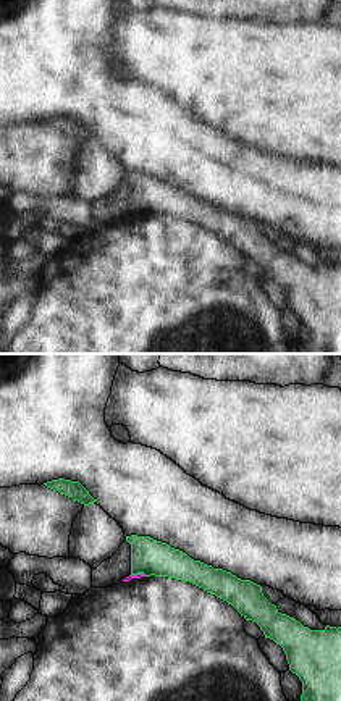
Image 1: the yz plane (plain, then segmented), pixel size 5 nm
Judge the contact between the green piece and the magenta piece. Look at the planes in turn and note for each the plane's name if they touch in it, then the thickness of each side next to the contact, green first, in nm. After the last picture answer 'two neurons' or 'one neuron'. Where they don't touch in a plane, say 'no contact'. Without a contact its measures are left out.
contact in yz; calibres 180 and 20 nm

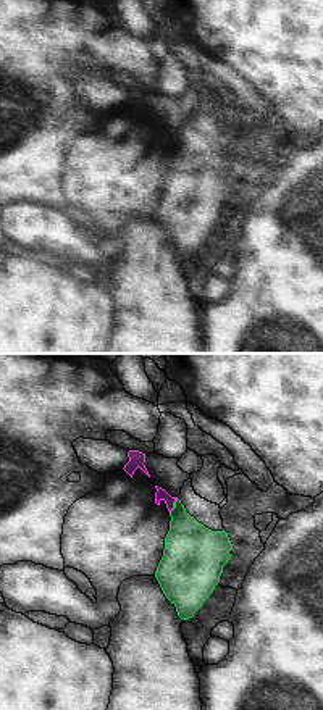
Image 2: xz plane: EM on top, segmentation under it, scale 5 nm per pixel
contact in xz; calibres 280 and 60 nm

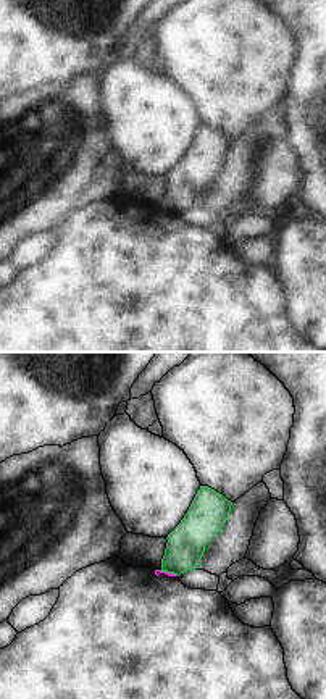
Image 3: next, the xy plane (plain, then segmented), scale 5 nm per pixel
contact in xy; calibres 190 and 30 nm

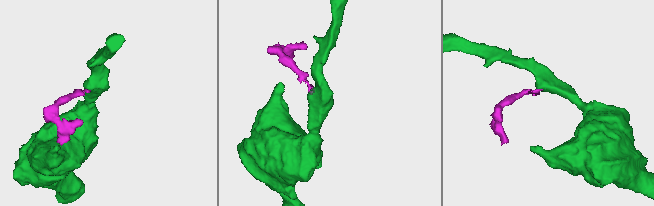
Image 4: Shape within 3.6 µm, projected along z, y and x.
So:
two neurons

